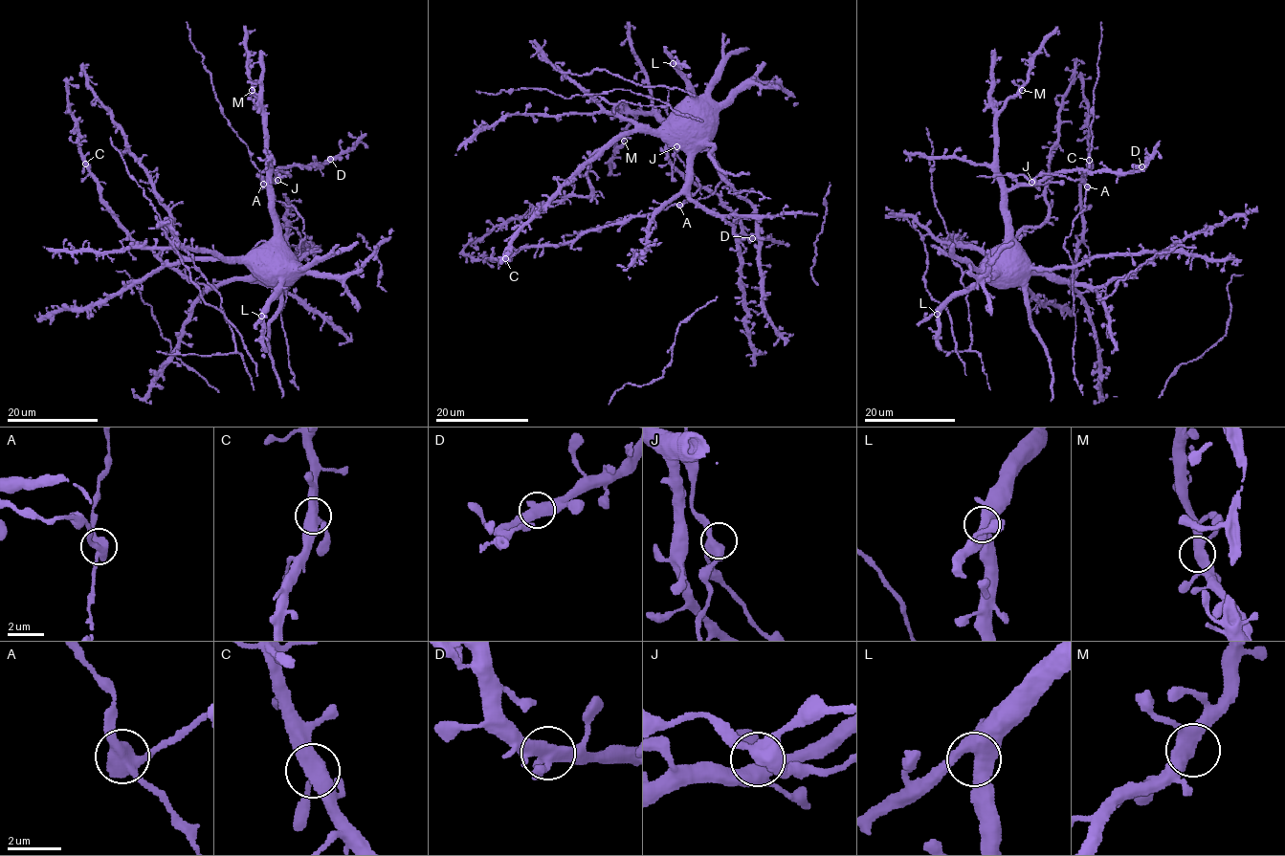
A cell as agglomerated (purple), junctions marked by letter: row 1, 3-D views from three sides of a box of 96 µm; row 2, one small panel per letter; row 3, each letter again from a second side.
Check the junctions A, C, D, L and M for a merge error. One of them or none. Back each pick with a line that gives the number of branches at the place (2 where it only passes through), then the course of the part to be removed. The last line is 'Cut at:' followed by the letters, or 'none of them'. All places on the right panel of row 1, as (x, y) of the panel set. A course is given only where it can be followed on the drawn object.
A: branches 3; course (1087, 186), (1084, 181), (1053, 174), (1041, 174), (1028, 180), (1022, 175), (977, 176)
Cut at: A

